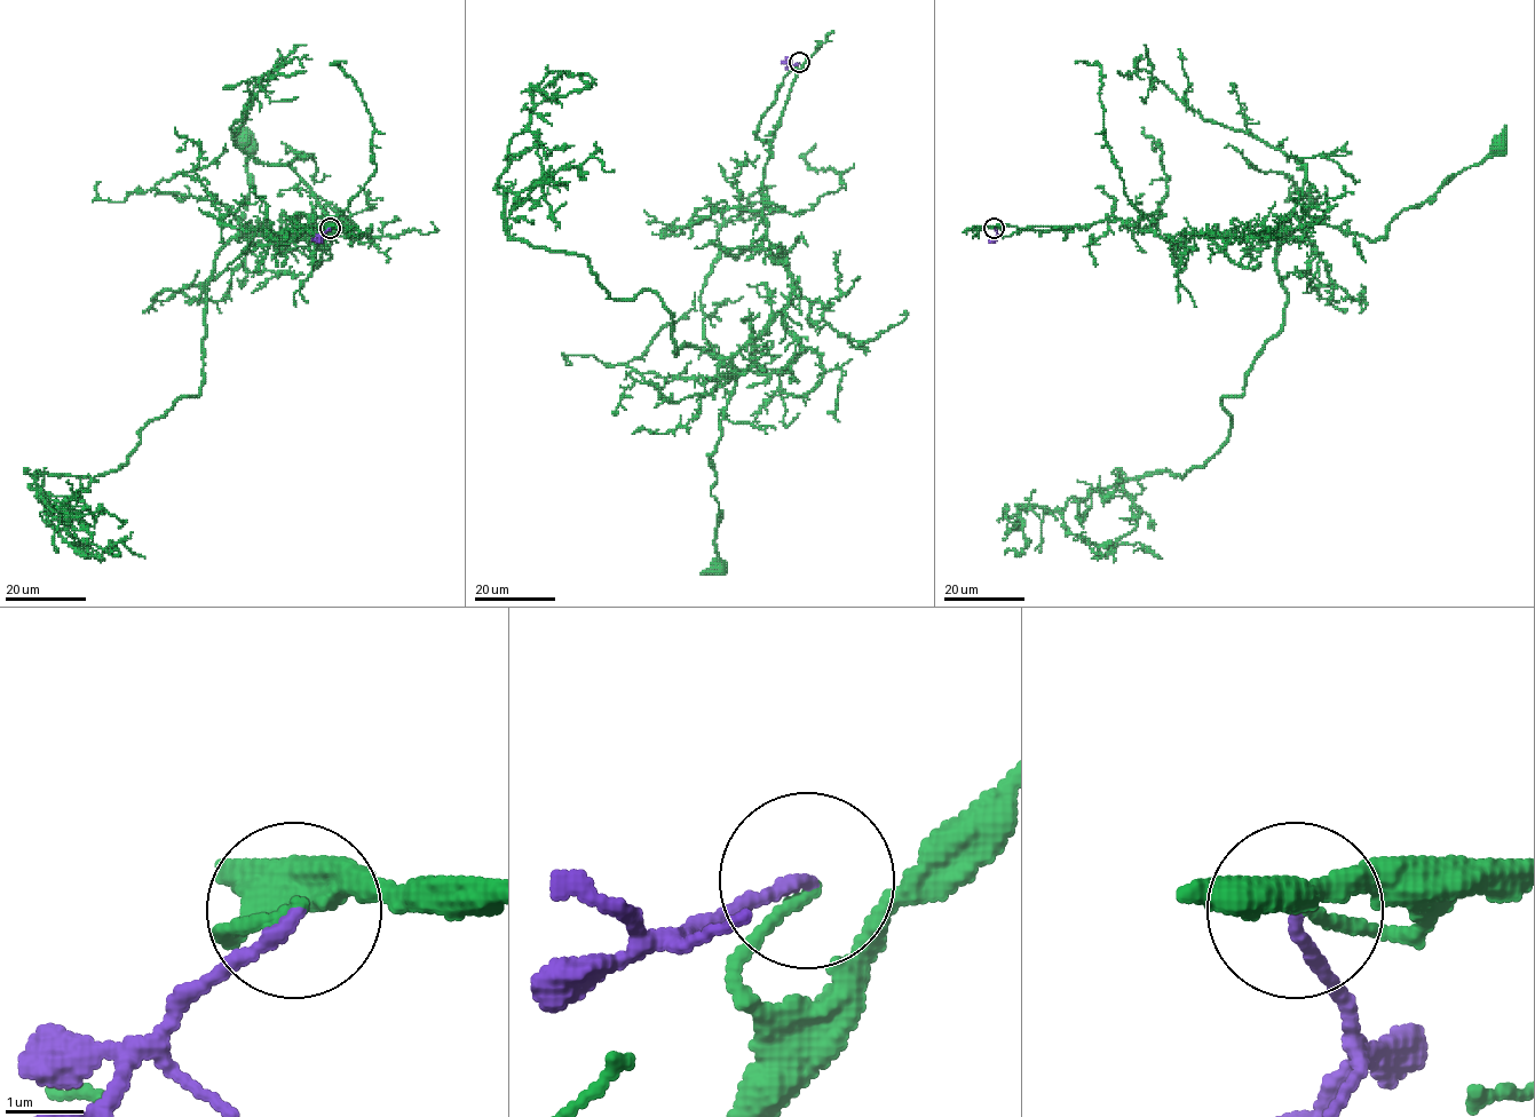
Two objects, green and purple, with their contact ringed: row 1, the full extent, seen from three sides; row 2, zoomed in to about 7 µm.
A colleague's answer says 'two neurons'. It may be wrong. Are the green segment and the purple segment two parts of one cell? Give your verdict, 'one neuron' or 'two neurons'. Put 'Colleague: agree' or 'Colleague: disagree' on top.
Colleague: agree
two neurons

